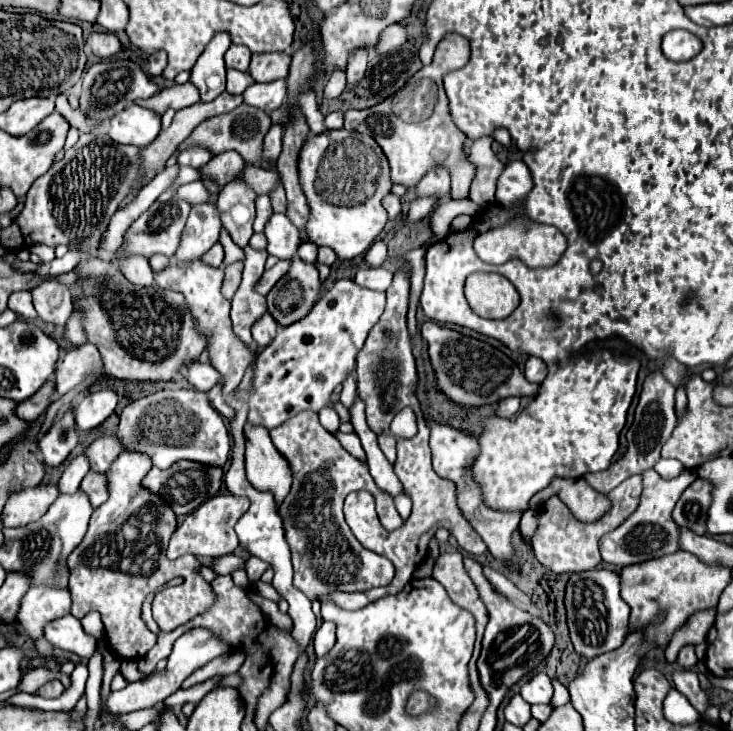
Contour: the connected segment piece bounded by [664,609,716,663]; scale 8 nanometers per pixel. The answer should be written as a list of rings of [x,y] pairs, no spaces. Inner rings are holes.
[[[708,609],[708,611],[700,611],[696,615],[692,615],[686,623],[686,627],[682,627],[680,631],[674,633],[670,645],[664,651],[664,657],[668,663],[676,663],[678,651],[686,645],[686,643],[704,643],[706,641],[706,633],[712,627],[716,619],[716,609]]]

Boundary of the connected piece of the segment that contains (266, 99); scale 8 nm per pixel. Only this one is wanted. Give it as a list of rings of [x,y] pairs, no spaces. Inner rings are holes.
[[[286,81],[274,83],[254,83],[244,91],[244,103],[264,109],[266,113],[276,111],[286,101]]]

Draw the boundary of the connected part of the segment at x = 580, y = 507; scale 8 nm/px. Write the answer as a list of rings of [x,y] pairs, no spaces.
[[[554,479],[550,487],[532,497],[530,507],[540,507],[552,495],[558,495],[570,507],[578,521],[594,523],[602,515],[606,515],[606,511],[610,511],[610,499],[594,491],[584,479]]]

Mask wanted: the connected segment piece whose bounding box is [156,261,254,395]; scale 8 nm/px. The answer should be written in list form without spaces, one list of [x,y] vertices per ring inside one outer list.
[[[198,261],[198,263],[190,263],[190,267],[178,267],[178,265],[168,265],[162,273],[156,273],[156,283],[162,289],[172,289],[172,291],[180,291],[186,297],[186,303],[192,311],[192,315],[196,317],[196,323],[200,327],[200,331],[206,335],[208,339],[208,351],[210,351],[210,363],[220,371],[220,375],[224,377],[224,385],[222,385],[222,395],[230,393],[232,389],[238,387],[238,383],[242,381],[242,375],[246,371],[246,367],[252,361],[252,351],[238,341],[238,337],[232,333],[230,327],[230,303],[222,297],[220,287],[222,287],[222,279],[224,279],[224,271],[222,269],[214,269],[208,267],[206,263]]]

